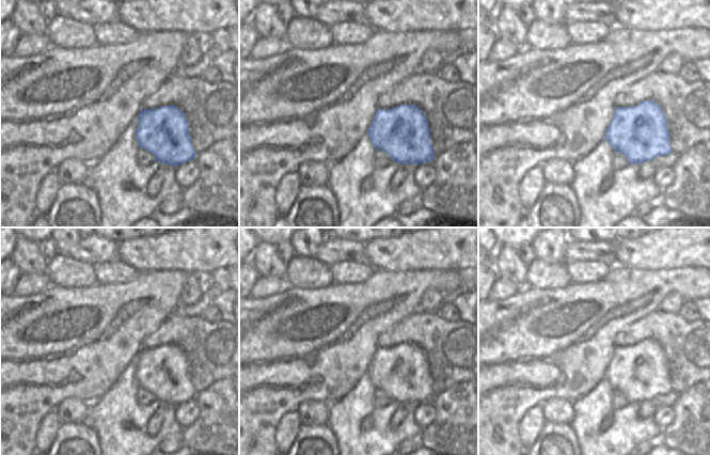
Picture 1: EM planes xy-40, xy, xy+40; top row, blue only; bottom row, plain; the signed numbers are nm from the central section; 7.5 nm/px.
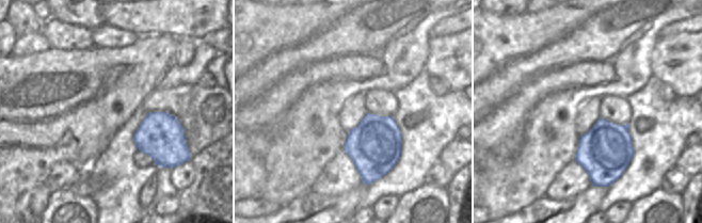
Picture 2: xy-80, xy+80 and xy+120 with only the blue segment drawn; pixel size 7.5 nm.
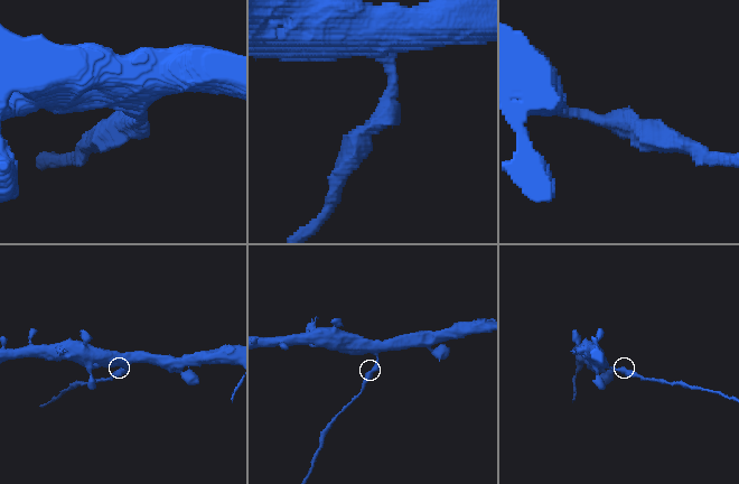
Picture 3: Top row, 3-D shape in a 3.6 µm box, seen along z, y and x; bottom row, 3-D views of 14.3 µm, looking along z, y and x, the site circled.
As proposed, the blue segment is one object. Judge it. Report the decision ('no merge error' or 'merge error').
merge error

